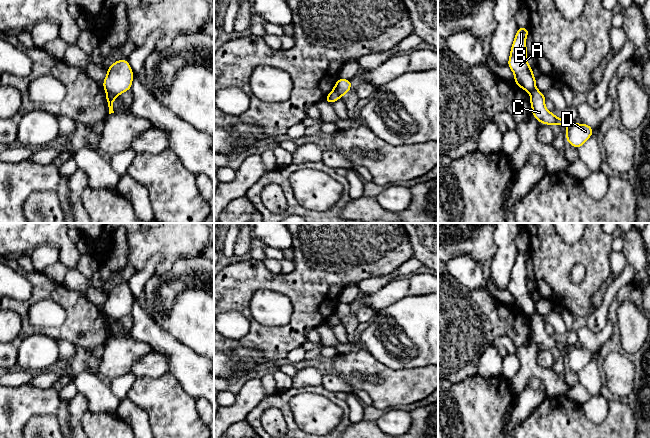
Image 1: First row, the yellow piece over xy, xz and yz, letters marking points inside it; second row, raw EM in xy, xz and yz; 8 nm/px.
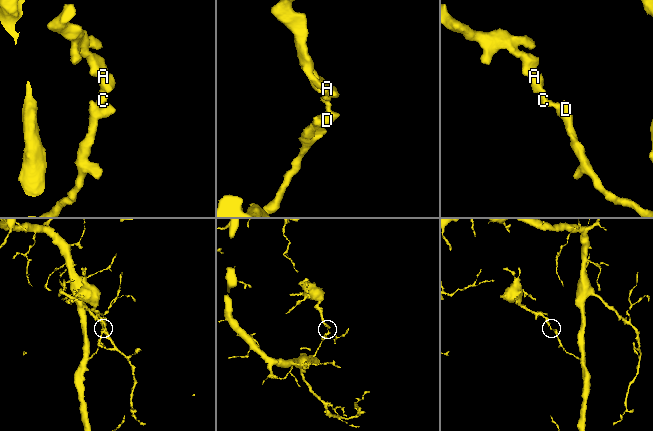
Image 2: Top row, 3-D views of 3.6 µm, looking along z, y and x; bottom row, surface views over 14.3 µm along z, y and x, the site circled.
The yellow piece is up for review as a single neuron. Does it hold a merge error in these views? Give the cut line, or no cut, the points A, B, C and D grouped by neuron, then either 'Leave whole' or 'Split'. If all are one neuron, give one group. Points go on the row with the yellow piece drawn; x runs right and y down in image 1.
Split along xy (106, 90), (116, 96). Groups: A B / C D. Split

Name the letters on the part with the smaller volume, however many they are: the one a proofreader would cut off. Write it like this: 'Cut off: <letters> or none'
Cut off: A, B

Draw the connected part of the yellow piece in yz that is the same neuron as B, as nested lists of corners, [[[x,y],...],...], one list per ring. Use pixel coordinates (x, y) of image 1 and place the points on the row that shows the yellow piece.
[[[518,27],[515,39],[511,46],[508,67],[514,73],[514,82],[521,89],[532,92],[536,89],[536,78],[533,75],[533,68],[528,65],[526,37],[529,28]]]

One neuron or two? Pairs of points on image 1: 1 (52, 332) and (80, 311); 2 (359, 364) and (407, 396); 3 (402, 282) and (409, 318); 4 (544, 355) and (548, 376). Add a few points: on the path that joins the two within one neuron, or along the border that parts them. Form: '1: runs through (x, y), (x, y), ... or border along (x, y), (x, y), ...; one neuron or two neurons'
1: runs through (60, 332), (75, 319); one neuron
2: runs through (371, 367), (380, 369), (395, 384); one neuron
3: border along (407, 295), (391, 302), (385, 307); two neurons
4: border along (540, 348), (537, 362), (550, 368); two neurons

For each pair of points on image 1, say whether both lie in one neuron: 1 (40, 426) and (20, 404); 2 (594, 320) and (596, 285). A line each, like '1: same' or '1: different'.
1: different
2: different

